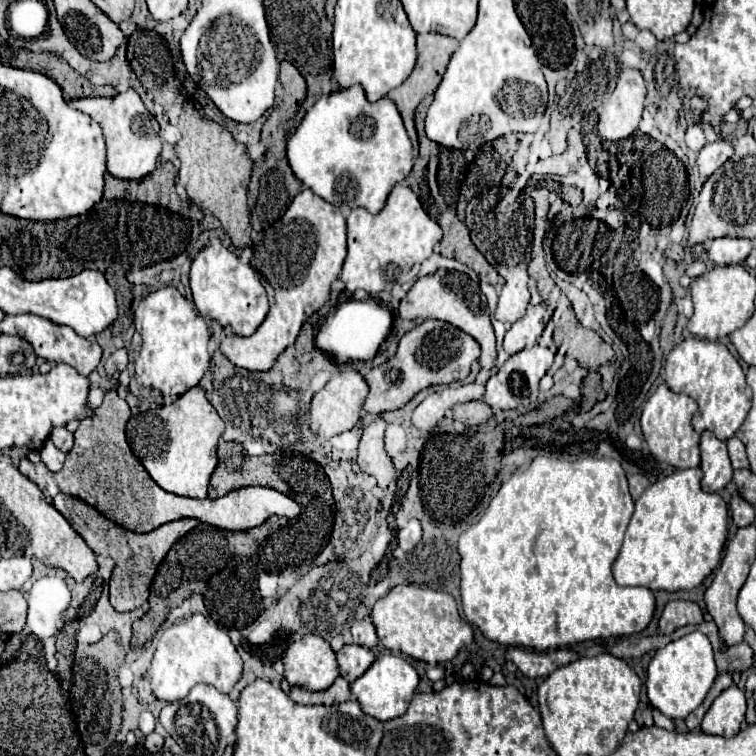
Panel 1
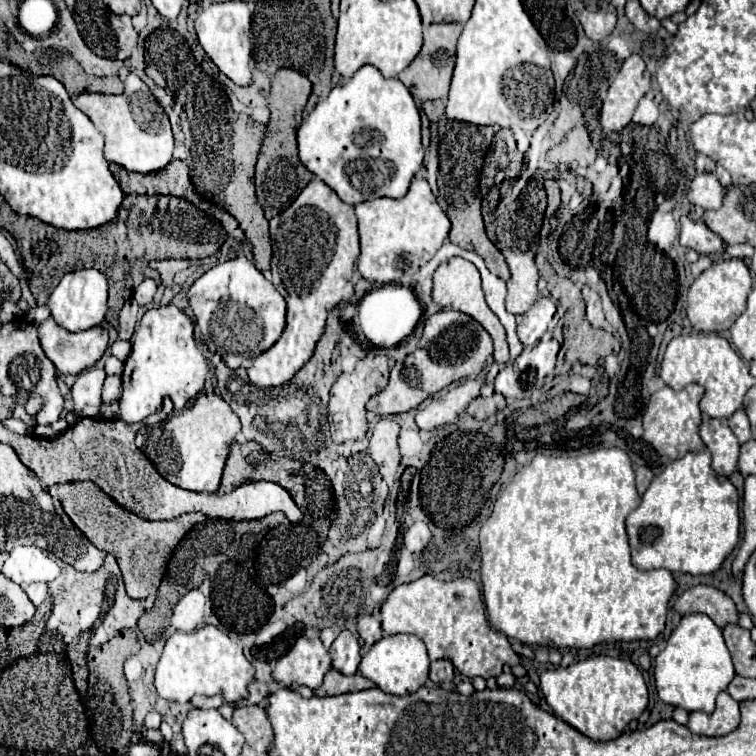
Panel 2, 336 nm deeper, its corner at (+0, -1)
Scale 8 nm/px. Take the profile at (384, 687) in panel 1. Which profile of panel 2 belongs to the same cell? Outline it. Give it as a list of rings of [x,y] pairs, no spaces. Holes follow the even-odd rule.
[[[396,634],[396,636],[384,636],[382,640],[378,640],[368,650],[368,654],[362,656],[358,670],[364,678],[372,680],[376,688],[380,688],[382,692],[392,696],[408,696],[424,686],[424,682],[428,680],[428,666],[430,666],[430,660],[428,660],[424,642],[420,638],[414,638],[412,634]]]

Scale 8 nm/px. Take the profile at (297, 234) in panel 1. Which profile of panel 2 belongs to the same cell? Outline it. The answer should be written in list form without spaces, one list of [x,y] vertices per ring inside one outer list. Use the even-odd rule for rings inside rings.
[[[310,180],[292,206],[270,220],[270,240],[272,284],[284,296],[288,312],[286,328],[278,342],[246,368],[250,382],[260,388],[288,382],[308,362],[324,332],[328,312],[340,302],[348,302],[354,294],[350,278],[360,254],[354,206],[344,204],[322,180]]]

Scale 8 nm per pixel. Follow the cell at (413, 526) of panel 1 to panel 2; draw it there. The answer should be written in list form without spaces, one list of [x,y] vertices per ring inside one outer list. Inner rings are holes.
[[[414,522],[404,532],[404,546],[414,554],[420,554],[428,544],[428,540],[430,540],[430,530],[428,530],[428,524],[424,522]]]

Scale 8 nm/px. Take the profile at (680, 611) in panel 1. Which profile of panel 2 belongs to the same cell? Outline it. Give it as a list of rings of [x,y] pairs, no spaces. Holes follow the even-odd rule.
[[[698,584],[698,586],[686,590],[674,602],[674,610],[680,616],[706,614],[720,628],[724,628],[726,624],[738,622],[738,612],[736,612],[734,602],[724,592],[720,592],[712,586],[704,586],[704,584]]]

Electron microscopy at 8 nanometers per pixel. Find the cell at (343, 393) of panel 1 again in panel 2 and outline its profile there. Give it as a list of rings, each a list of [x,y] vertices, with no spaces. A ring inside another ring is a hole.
[[[370,352],[364,360],[360,360],[354,368],[354,372],[344,372],[338,376],[330,390],[330,402],[328,402],[328,424],[330,424],[330,434],[336,444],[344,440],[362,440],[368,430],[366,422],[366,402],[384,390],[388,382],[388,360],[380,352]]]

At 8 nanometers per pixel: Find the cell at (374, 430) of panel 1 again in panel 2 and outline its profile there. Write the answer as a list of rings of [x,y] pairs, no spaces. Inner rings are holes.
[[[382,418],[374,426],[372,438],[370,438],[370,456],[380,468],[380,474],[389,487],[395,482],[396,470],[400,464],[398,432],[400,432],[400,426],[394,420]]]

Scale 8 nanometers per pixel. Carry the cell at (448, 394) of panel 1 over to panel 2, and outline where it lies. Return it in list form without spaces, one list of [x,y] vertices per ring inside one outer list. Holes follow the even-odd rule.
[[[466,380],[464,384],[452,388],[444,396],[430,398],[420,410],[416,412],[416,424],[420,430],[434,430],[444,424],[452,424],[458,414],[480,394],[478,380]]]

